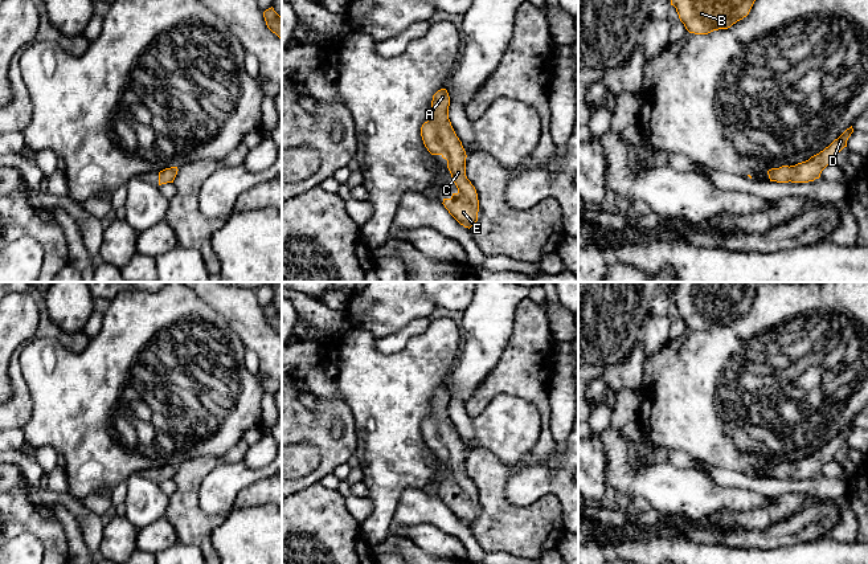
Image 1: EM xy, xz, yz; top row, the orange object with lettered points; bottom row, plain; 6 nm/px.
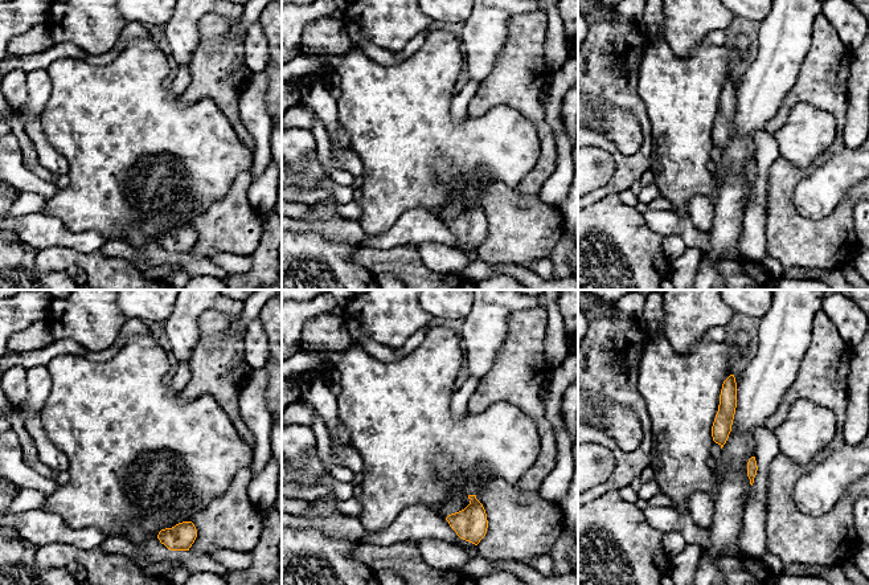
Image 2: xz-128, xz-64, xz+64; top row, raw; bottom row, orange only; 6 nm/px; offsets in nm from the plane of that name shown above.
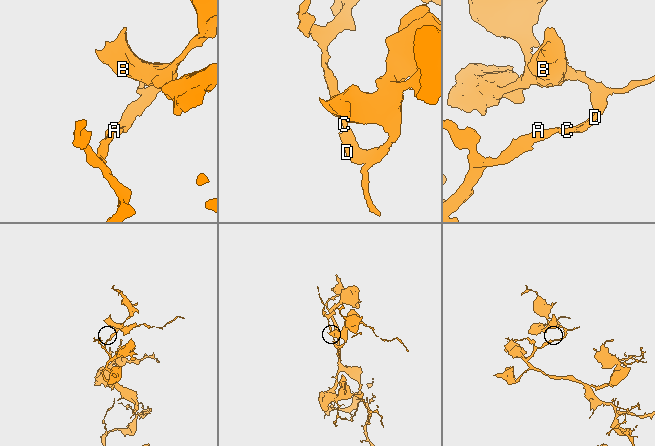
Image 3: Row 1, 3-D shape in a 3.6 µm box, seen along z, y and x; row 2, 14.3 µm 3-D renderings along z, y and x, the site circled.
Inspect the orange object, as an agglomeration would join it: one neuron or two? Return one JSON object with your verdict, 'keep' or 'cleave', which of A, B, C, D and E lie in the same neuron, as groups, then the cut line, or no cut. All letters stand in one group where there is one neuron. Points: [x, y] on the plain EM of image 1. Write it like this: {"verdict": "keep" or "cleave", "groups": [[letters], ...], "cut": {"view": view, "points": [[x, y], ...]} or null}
{"verdict": "keep", "groups": [["A", "B", "C", "D", "E"]], "cut": null}

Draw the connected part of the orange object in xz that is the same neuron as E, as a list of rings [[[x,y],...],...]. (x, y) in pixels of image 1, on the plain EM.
[[[446,385],[433,392],[433,414],[421,424],[425,444],[431,451],[441,451],[447,457],[447,465],[458,485],[450,495],[443,495],[449,510],[464,524],[478,518],[479,496],[475,483],[466,473],[466,447],[449,416],[450,393]]]

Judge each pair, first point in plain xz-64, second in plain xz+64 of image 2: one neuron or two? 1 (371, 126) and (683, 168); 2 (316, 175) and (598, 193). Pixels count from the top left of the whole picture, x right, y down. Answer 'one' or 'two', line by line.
1: one
2: one

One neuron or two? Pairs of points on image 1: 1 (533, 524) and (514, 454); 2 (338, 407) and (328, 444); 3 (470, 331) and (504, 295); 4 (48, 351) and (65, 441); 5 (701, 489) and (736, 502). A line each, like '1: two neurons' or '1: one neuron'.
1: two neurons
2: one neuron
3: one neuron
4: one neuron
5: one neuron

